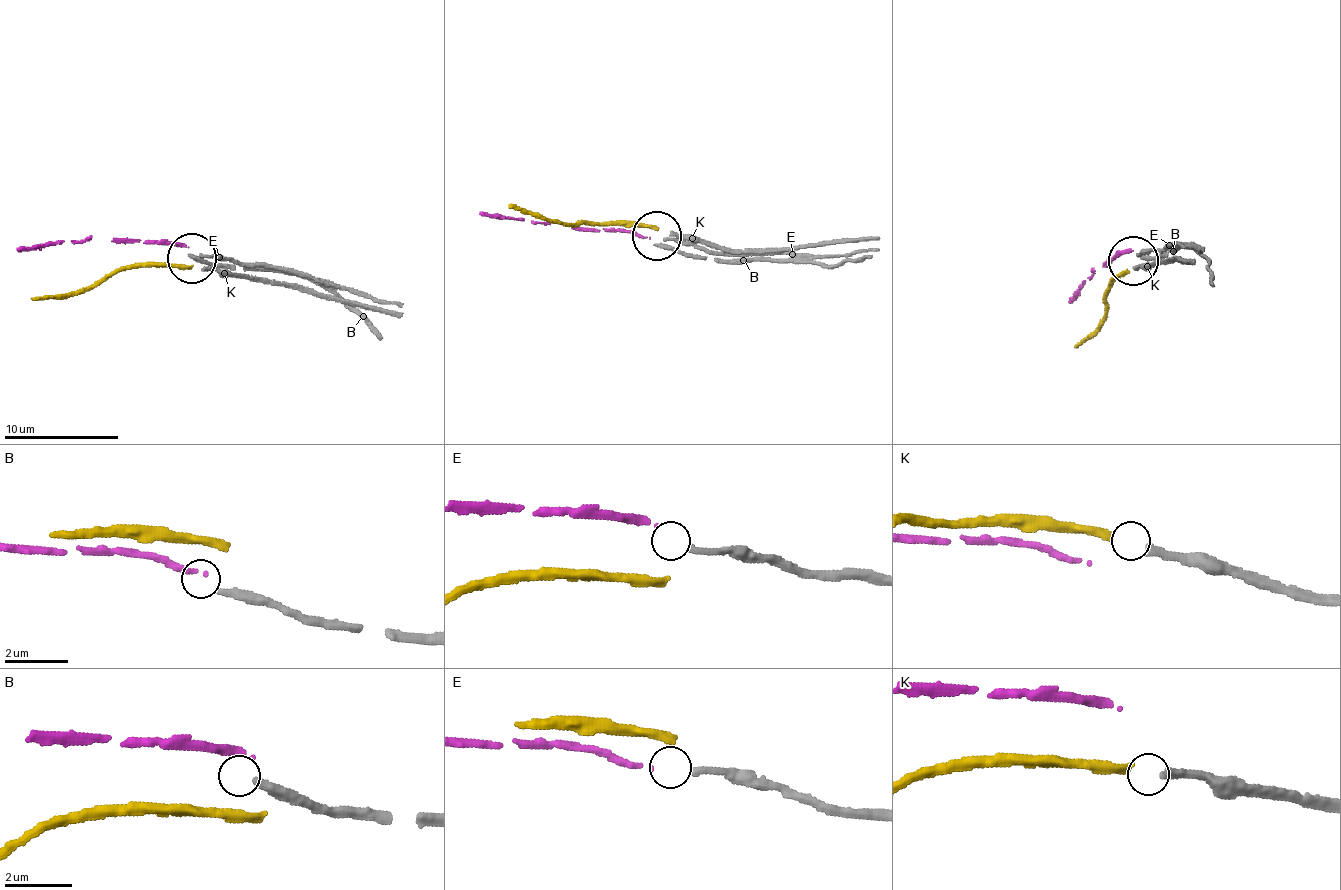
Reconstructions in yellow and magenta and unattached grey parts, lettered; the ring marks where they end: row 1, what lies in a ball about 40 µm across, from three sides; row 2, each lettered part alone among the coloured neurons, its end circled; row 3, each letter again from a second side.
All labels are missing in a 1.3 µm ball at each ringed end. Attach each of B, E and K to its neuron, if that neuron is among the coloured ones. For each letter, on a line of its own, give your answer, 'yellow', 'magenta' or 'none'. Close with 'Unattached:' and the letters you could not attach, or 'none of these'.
B: none
E: magenta
K: yellow
Unattached: B

